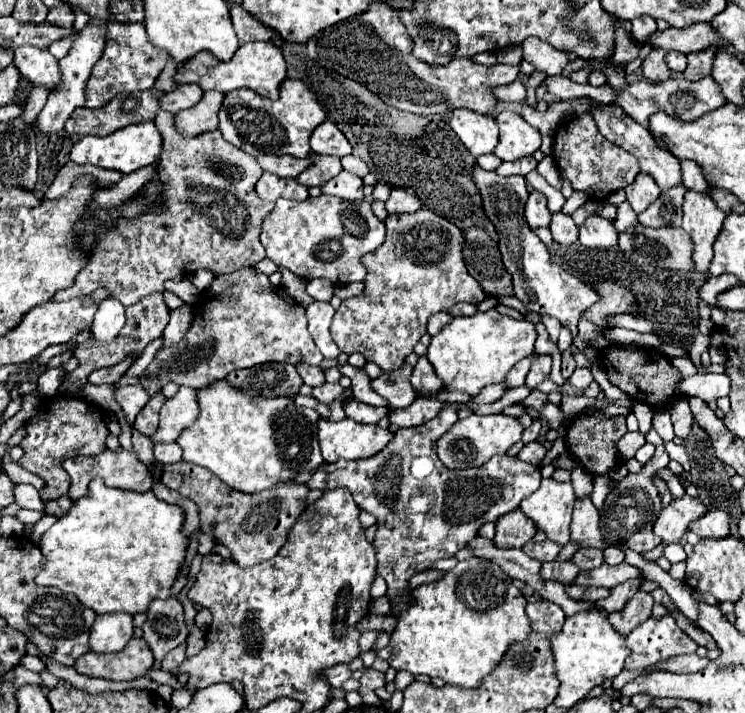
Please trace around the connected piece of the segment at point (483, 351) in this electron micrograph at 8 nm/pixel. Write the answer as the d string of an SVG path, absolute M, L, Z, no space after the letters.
M488 310L488 312L476 312L470 318L454 318L452 324L444 326L440 330L440 334L436 334L432 338L426 356L428 356L430 364L434 366L436 376L444 382L446 390L460 390L460 392L474 396L488 384L504 382L504 378L512 370L512 366L534 352L534 340L536 340L536 330L534 330L532 322L514 320L510 316L500 314L498 310Z

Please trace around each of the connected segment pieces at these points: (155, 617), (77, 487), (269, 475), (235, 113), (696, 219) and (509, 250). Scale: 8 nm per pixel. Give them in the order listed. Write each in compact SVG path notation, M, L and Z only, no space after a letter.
M174 596L168 600L152 602L148 610L148 620L144 622L142 630L144 640L148 642L156 662L160 664L170 650L174 650L188 638L182 604Z
M120 448L118 452L110 452L104 450L104 454L98 456L76 456L76 458L68 458L64 462L64 470L70 474L72 484L70 484L70 500L76 502L78 498L88 494L88 484L92 478L102 478L106 482L106 486L112 488L122 488L122 490L134 490L134 492L146 492L152 488L152 472L138 460L138 456L134 452L128 452L124 448Z
M226 380L198 390L198 402L198 420L176 440L184 450L182 460L208 468L238 492L274 490L280 482L310 474L324 462L316 438L318 414L312 408L298 408L290 398L248 398Z
M286 78L280 84L278 100L264 100L250 88L228 92L220 110L218 130L222 132L224 140L250 156L290 154L296 158L306 158L310 154L308 138L320 122L324 122L324 110L316 96L306 88L302 80Z
M688 190L684 196L682 228L694 240L694 262L698 272L706 272L712 260L712 244L724 226L726 214L716 206L710 194Z
M478 164L472 166L472 180L482 196L484 214L494 224L498 236L500 236L500 252L502 262L506 270L512 276L514 282L514 294L516 298L536 314L550 314L558 318L562 324L566 324L572 332L576 332L576 324L582 316L582 312L596 302L602 300L600 292L582 282L580 278L568 274L564 268L552 262L552 256L548 248L542 244L542 240L528 228L528 222L524 218L524 206L528 200L528 184L524 176L500 176L496 172L488 172L480 168Z

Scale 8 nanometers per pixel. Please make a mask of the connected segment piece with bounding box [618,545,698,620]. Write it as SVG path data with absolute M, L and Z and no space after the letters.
M618 545L618 547L625 554L625 562L628 564L634 564L634 566L640 566L644 570L644 578L648 580L654 580L660 588L664 588L668 592L668 596L674 600L674 604L678 606L678 610L688 618L688 620L696 620L698 618L698 606L696 602L692 600L692 590L680 582L680 580L674 580L668 572L664 572L656 562L648 562L644 560L638 552L632 552L628 547L624 545Z

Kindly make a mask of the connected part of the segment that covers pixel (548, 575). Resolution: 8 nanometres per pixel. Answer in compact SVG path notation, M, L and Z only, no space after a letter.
M546 562L540 568L540 578L544 582L554 580L554 582L562 582L562 584L572 584L578 574L580 574L580 570L572 562Z

